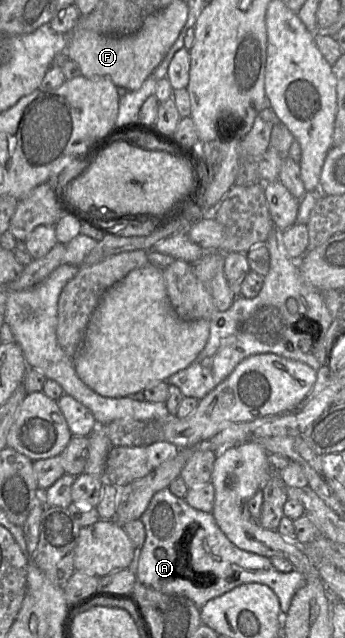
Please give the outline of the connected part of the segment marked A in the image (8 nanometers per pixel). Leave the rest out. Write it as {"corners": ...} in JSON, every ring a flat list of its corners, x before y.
{"corners":[[168,488,153,495,140,520,144,525,146,535,136,556,135,574,137,580,164,594,187,597,199,609,209,600,221,596,239,585,260,583,269,586,275,592,280,601,280,608,286,614,293,596,306,583,305,576,299,571,281,572,273,566,270,558,237,547,221,531,212,513,191,507,184,498,175,496]]}

